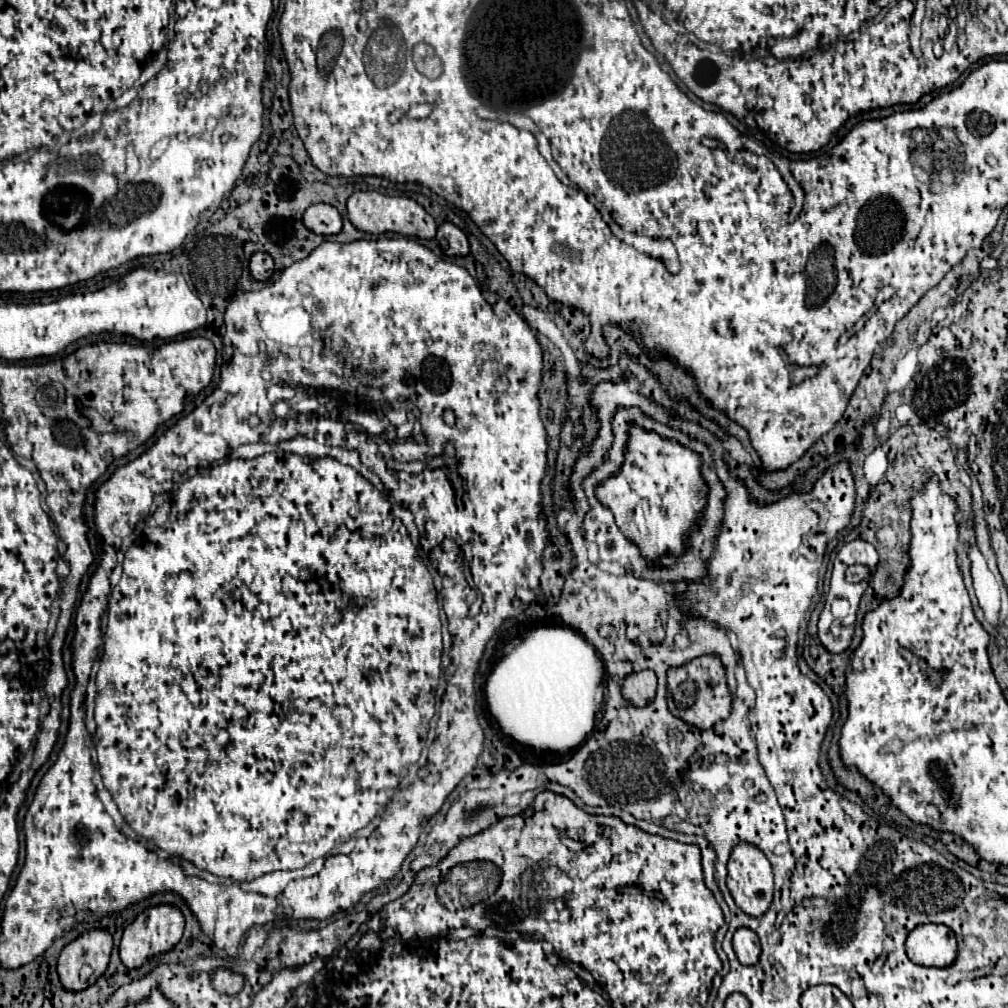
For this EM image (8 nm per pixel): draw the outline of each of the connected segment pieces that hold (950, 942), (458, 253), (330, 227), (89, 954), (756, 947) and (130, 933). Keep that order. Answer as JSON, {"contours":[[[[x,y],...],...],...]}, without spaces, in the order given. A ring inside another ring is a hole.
{"contours":[[[[918,925],[906,939],[906,953],[922,967],[950,967],[958,955],[958,941],[946,925]]],[[[442,223],[438,227],[436,243],[438,243],[440,251],[448,257],[464,257],[470,251],[468,249],[468,237],[464,235],[464,231],[460,231],[452,223]]],[[[318,203],[306,209],[304,225],[318,235],[336,235],[342,231],[342,217],[332,205]]],[[[88,931],[76,941],[66,945],[58,959],[58,977],[66,991],[82,991],[94,985],[108,969],[112,953],[112,937],[108,931]],[[82,965],[92,967],[92,977],[88,985],[80,983]]],[[[738,929],[734,933],[734,951],[736,951],[736,957],[742,965],[756,965],[760,961],[760,941],[758,941],[758,935],[754,931],[748,931],[748,929]]],[[[168,905],[146,909],[142,915],[136,917],[132,925],[126,927],[122,941],[120,941],[120,959],[126,965],[126,969],[140,969],[148,963],[148,959],[174,949],[174,945],[178,945],[182,937],[182,931],[184,931],[184,917],[180,909],[174,909]]]]}

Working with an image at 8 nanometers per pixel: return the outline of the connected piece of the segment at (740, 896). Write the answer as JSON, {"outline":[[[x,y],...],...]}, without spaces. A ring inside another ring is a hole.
{"outline":[[[740,843],[734,847],[730,861],[728,861],[728,881],[726,881],[736,905],[752,917],[764,915],[772,905],[772,893],[774,893],[774,879],[772,879],[772,867],[766,855],[748,843]]]}

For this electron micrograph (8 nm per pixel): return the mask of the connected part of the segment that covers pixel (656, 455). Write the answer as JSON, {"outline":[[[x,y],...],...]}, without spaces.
{"outline":[[[646,433],[646,447],[632,451],[632,455],[636,455],[636,463],[624,463],[616,477],[608,479],[596,489],[596,497],[612,509],[616,525],[630,541],[640,547],[642,555],[648,559],[656,559],[664,551],[682,553],[682,537],[686,531],[696,527],[696,517],[706,505],[706,485],[700,477],[700,461],[696,453],[678,443],[666,441],[656,433]]]}

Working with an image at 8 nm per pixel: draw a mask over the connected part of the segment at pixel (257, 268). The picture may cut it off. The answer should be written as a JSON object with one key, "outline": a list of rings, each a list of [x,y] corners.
{"outline":[[[256,253],[250,259],[250,273],[256,281],[268,281],[274,273],[274,261],[268,253]]]}

